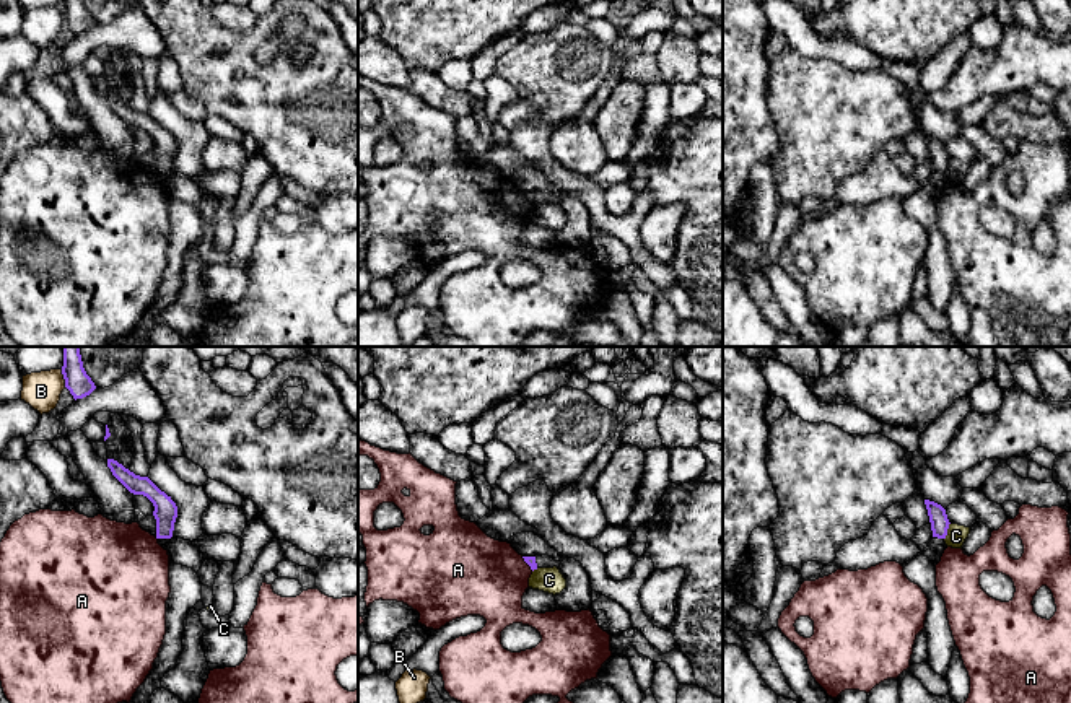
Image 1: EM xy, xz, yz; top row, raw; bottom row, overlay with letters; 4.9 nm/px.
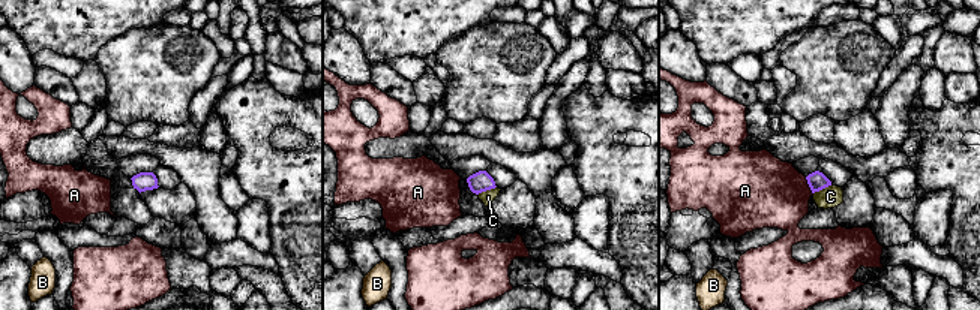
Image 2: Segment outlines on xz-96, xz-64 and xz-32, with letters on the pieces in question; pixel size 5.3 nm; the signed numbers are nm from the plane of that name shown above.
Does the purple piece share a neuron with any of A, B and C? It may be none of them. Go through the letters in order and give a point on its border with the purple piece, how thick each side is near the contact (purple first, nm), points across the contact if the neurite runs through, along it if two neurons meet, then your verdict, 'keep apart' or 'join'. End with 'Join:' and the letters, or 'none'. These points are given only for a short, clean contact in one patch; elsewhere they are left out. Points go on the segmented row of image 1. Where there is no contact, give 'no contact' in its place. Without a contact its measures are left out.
A: meets purple in xz at (526, 562); 50 nm thick on the purple side, 400 nm on the other; keep apart
B: meets purple in xy at (64, 378); 120 nm thick on the purple side, 180 nm on the other; keep apart
C: meets purple in yz at (946, 531); 90 nm thick on the purple side, 100 nm on the other; border along yz (949, 523), (944, 539); keep apart
Join: none

